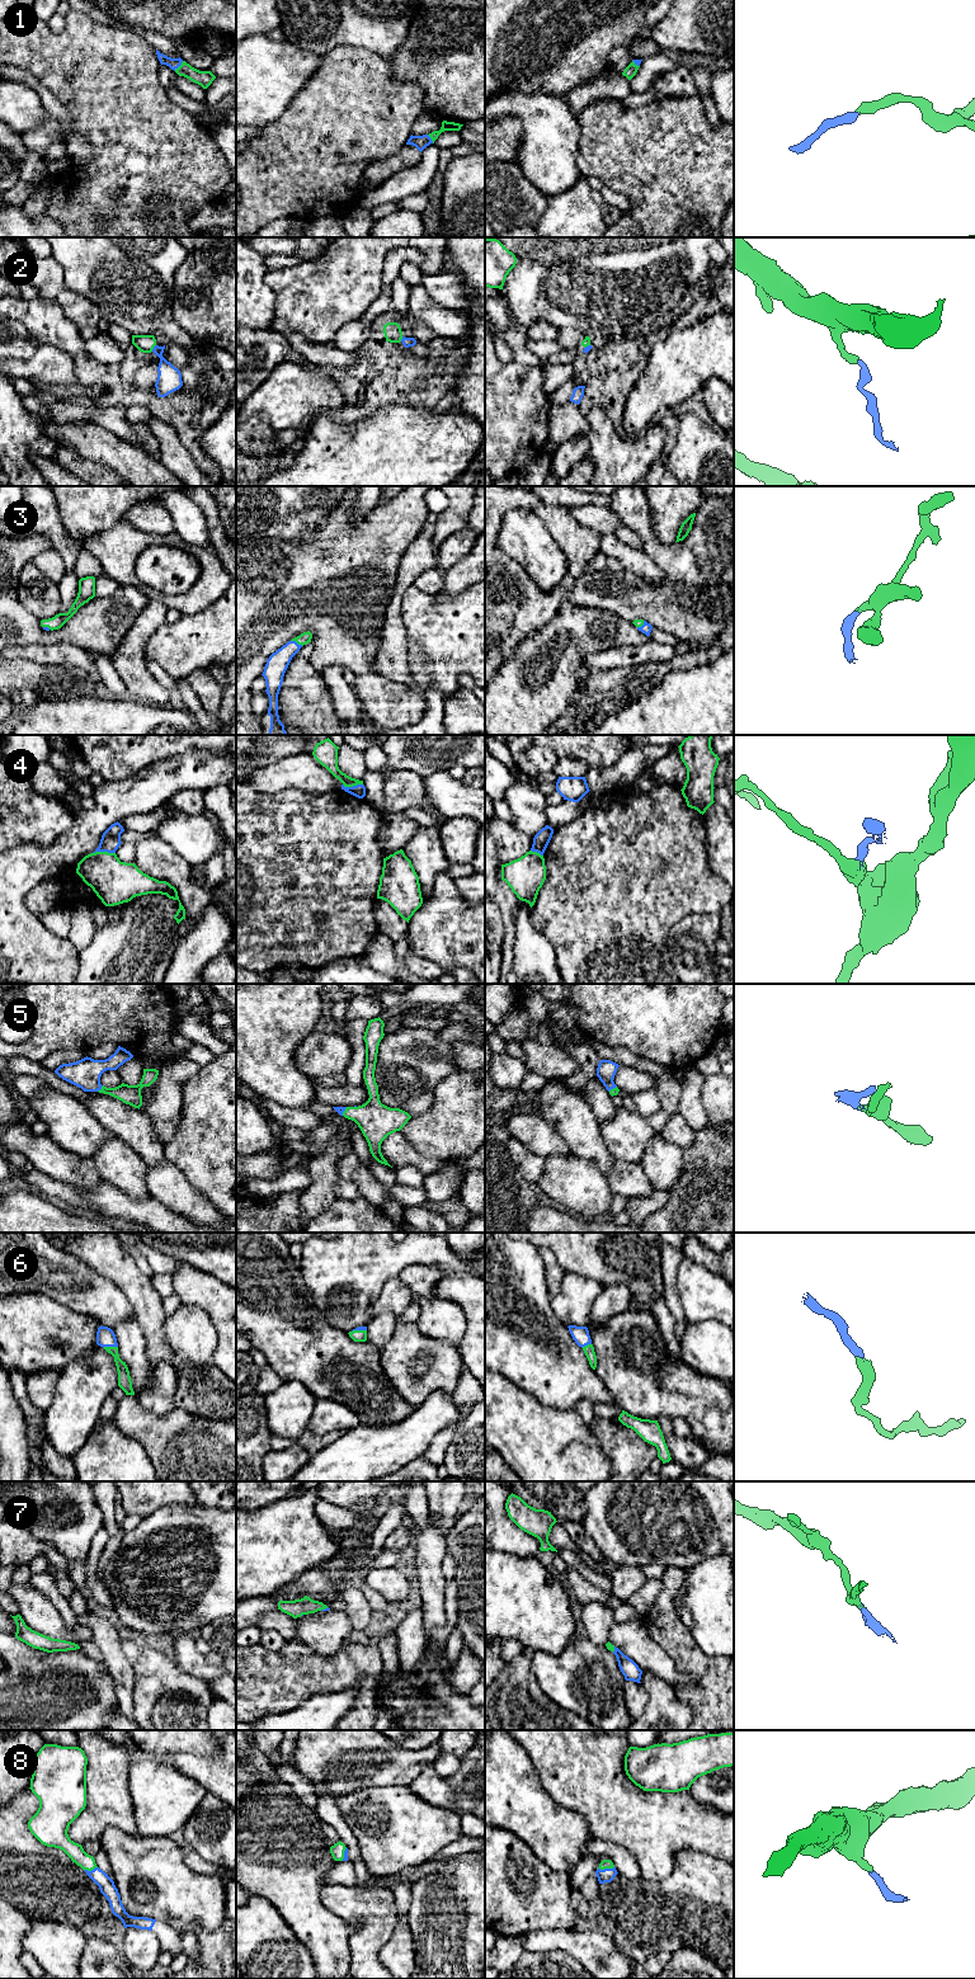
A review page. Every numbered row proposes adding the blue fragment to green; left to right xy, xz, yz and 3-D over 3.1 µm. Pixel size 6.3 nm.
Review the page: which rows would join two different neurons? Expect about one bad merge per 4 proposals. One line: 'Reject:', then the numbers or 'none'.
Reject: 4

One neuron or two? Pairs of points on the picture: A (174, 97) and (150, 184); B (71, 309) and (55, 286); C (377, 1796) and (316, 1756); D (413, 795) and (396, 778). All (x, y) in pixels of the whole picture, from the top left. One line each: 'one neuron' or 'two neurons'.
A: two neurons
B: one neuron
C: two neurons
D: one neuron

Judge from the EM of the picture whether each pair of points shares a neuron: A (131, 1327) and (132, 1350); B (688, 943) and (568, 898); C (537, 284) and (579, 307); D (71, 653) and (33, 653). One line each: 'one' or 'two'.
A: one
B: two
C: one
D: one

